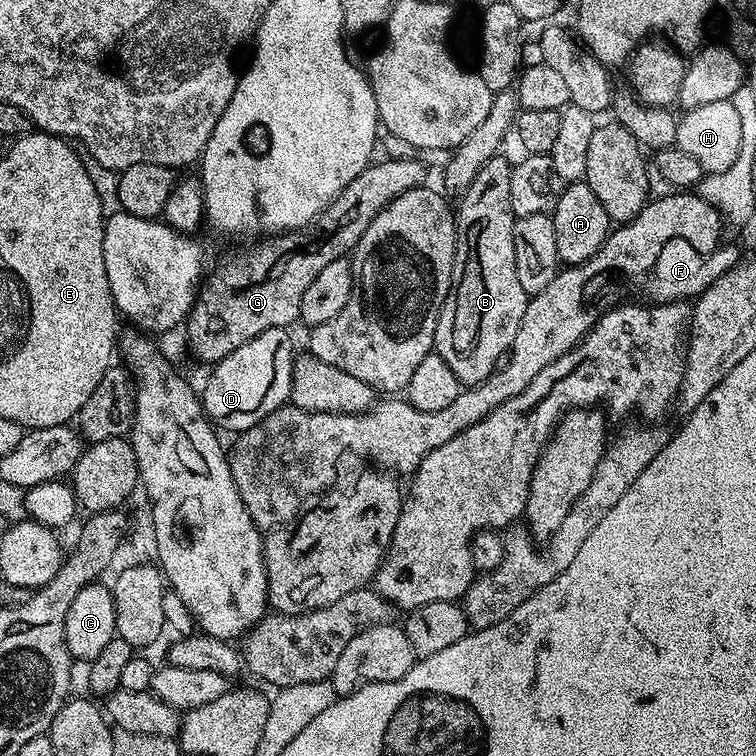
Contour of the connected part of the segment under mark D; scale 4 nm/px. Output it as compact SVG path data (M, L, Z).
M286 328L266 330L226 354L226 358L215 361L216 369L205 382L204 392L202 388L202 403L205 415L217 429L242 433L289 403L294 351L288 335Z

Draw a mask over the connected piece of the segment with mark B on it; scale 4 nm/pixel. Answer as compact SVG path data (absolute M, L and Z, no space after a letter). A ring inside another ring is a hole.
M504 154L491 156L474 174L474 182L464 189L459 197L460 209L455 209L456 218L456 253L452 263L452 285L446 294L444 304L438 314L436 333L434 334L435 355L450 366L461 385L471 386L482 382L496 371L502 357L511 349L514 334L518 334L518 322L526 314L529 293L522 290L518 282L518 270L514 262L514 226L516 221L510 206L510 174L512 164Z

